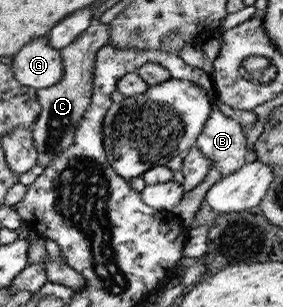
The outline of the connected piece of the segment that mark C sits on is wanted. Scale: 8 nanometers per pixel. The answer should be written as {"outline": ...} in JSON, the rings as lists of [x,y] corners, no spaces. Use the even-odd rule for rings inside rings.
{"outline":[[[91,24],[74,42],[60,50],[64,67],[63,77],[58,84],[36,89],[36,98],[41,106],[41,113],[33,124],[32,138],[37,149],[37,164],[44,168],[51,166],[51,161],[73,145],[77,123],[92,103],[94,87],[94,69],[97,52],[109,39],[109,24]]]}

